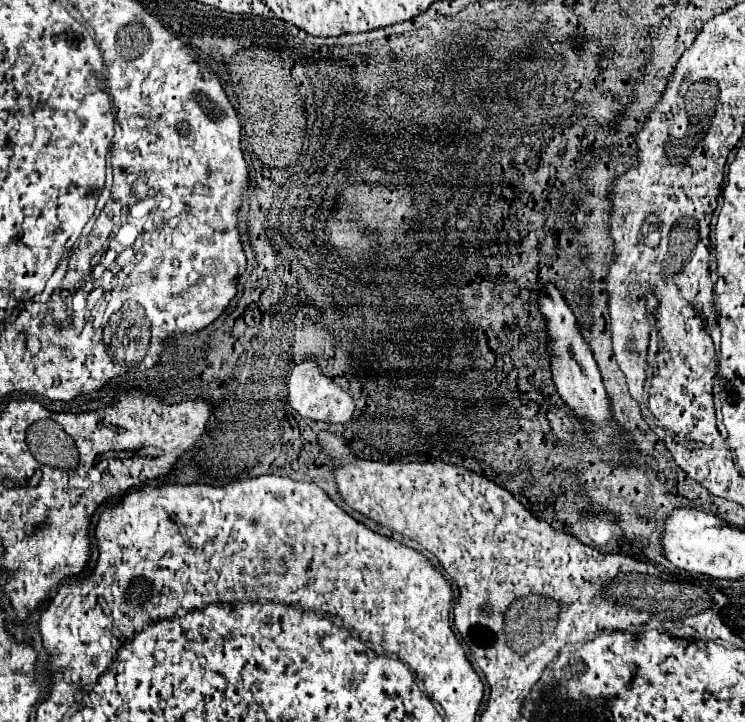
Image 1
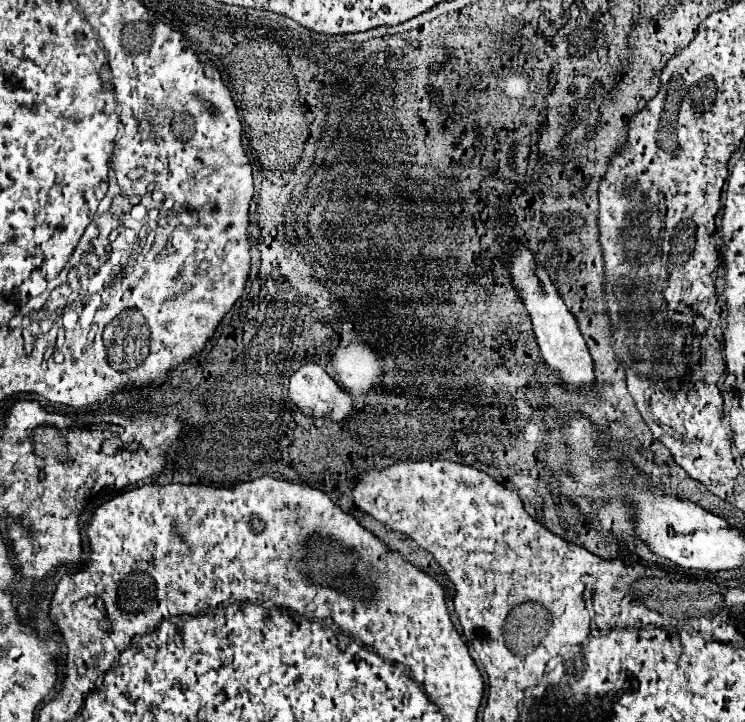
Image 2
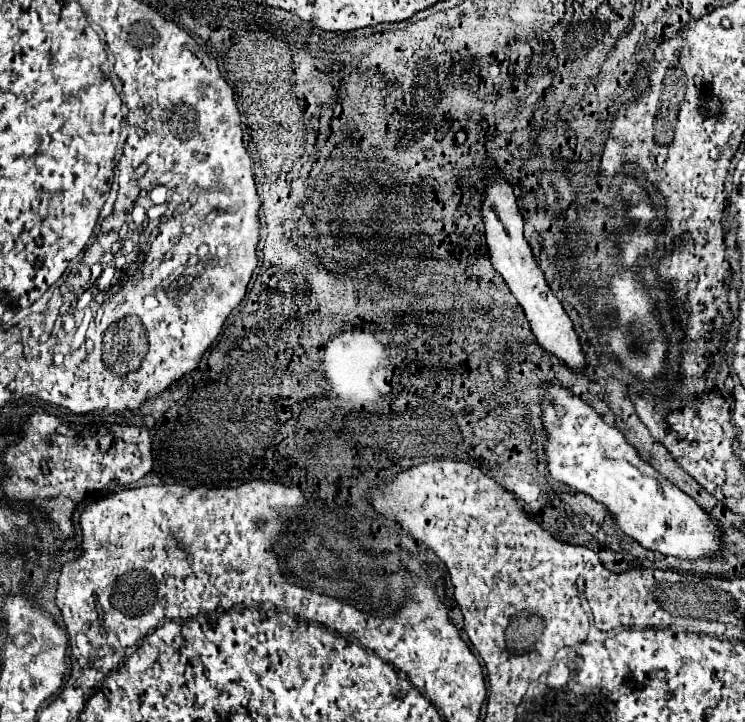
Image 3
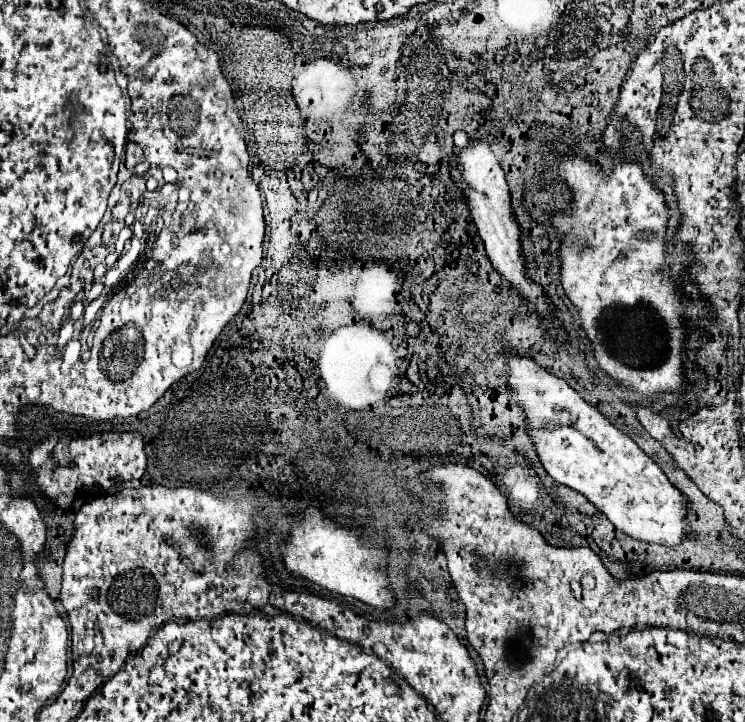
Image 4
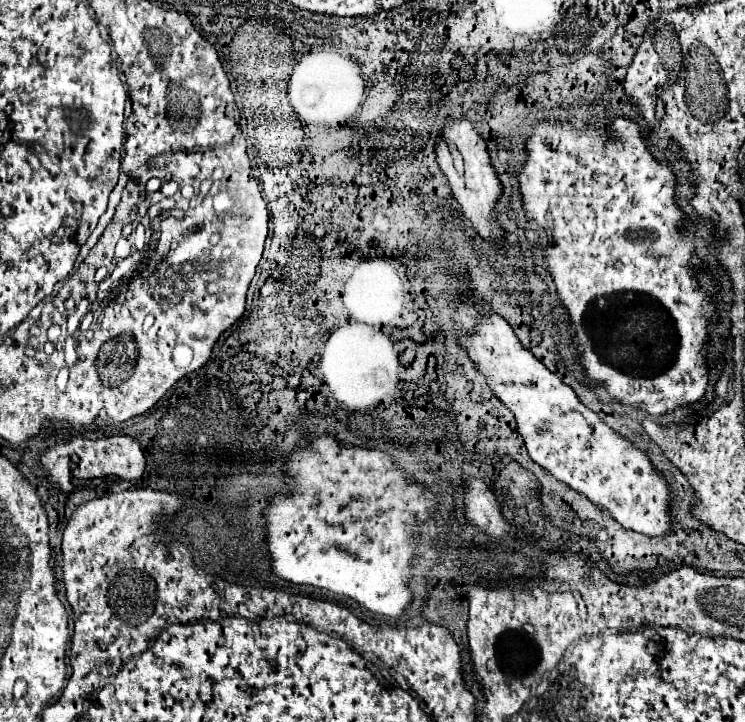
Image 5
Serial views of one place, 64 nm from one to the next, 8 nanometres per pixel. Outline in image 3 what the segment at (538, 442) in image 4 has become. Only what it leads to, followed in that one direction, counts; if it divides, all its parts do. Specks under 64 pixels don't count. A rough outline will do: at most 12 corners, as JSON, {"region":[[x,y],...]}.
{"region":[[558,384],[540,390],[554,480],[648,550],[722,554],[716,520]]}

